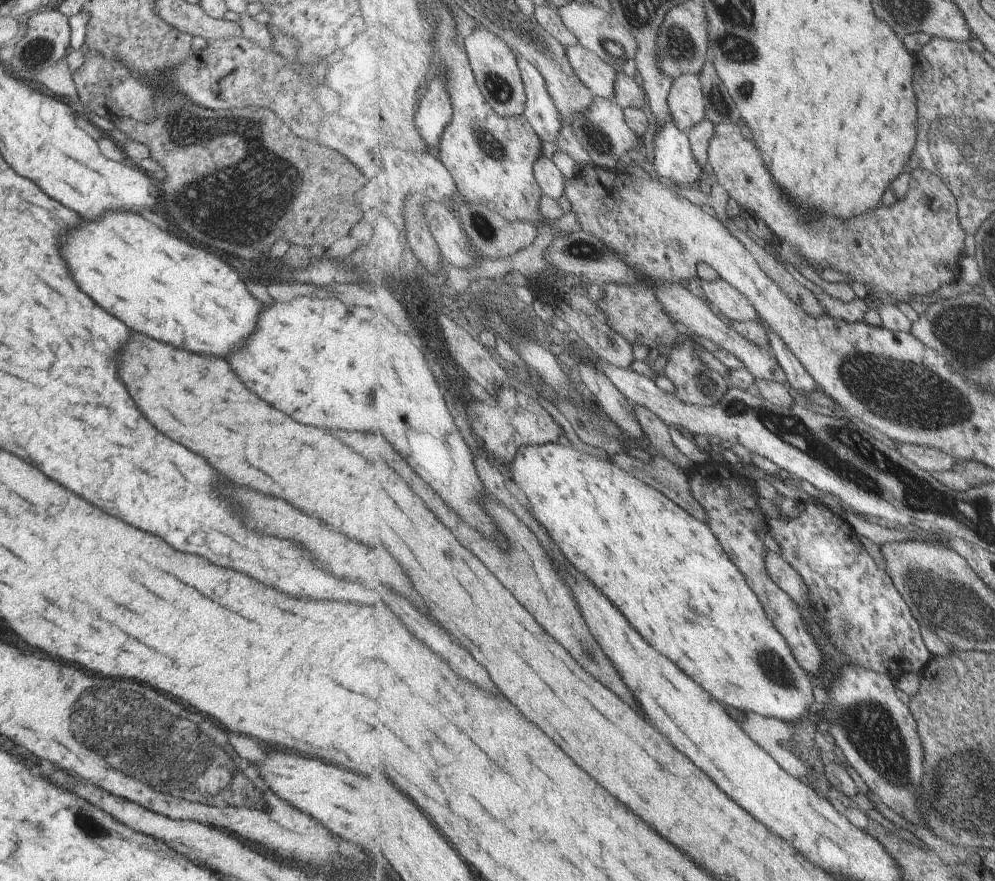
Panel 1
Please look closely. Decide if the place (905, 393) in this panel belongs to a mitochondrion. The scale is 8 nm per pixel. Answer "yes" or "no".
yes

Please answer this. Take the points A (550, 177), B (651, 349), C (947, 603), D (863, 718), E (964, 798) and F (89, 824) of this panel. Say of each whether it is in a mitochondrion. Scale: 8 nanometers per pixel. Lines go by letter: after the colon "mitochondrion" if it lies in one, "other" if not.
A: other
B: other
C: mitochondrion
D: mitochondrion
E: mitochondrion
F: mitochondrion

